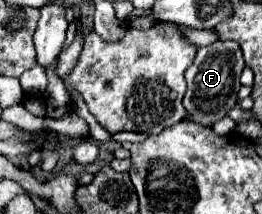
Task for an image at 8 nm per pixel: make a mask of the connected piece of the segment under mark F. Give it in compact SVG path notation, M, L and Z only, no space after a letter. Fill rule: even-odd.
M218 40L214 44L202 46L196 54L194 64L186 70L186 82L188 90L184 96L184 108L190 112L192 120L202 126L212 126L214 122L222 120L230 108L238 102L238 88L240 84L240 72L244 68L244 58L238 42L232 40Z

